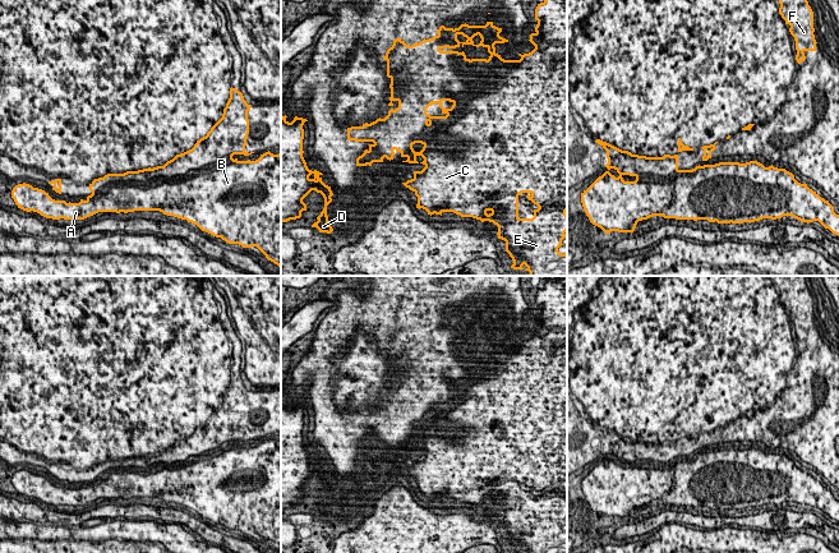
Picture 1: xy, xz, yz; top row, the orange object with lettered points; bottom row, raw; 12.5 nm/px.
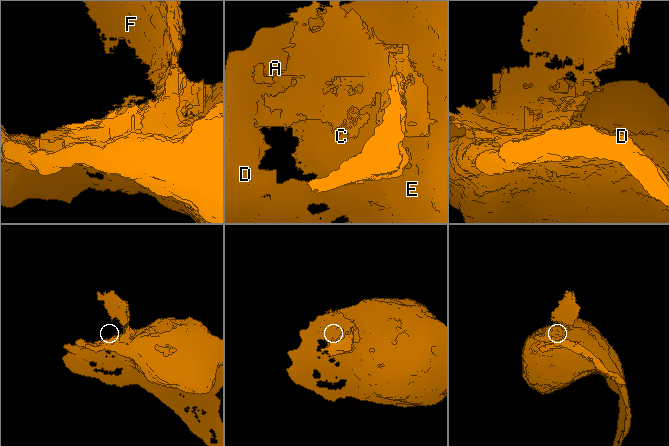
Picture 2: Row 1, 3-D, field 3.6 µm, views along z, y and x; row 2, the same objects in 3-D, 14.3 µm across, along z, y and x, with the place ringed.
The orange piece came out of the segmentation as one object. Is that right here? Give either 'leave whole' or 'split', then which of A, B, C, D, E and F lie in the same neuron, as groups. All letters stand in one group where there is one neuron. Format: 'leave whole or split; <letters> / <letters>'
split; A B C D E / F

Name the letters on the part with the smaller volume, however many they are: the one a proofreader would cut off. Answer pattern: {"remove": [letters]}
{"remove": ["F"]}

